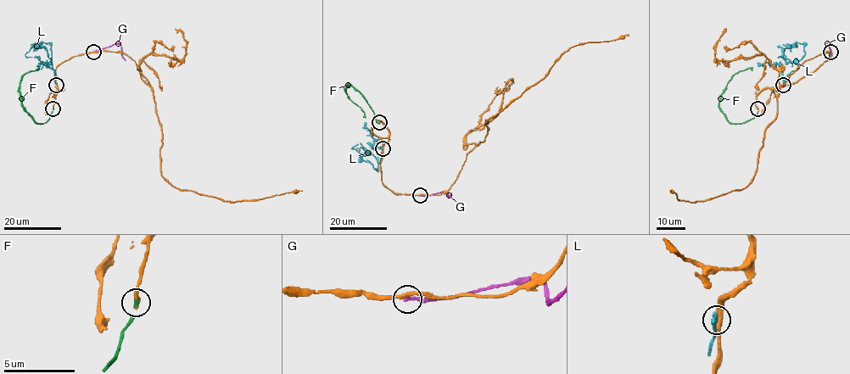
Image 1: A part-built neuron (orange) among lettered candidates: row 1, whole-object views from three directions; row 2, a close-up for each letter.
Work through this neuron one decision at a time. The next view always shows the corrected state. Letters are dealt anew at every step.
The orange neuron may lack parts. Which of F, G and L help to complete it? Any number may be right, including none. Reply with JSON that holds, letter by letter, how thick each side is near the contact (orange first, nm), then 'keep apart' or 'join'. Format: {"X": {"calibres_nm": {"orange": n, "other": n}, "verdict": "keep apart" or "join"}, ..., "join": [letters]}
{"F": {"calibres_nm": {"orange": 340, "other": 260}, "verdict": "join"}, "G": {"calibres_nm": {"orange": 320, "other": 260}, "verdict": "keep apart"}, "L": {"calibres_nm": {"orange": 340, "other": 360}, "verdict": "keep apart"}, "join": ["F"]}

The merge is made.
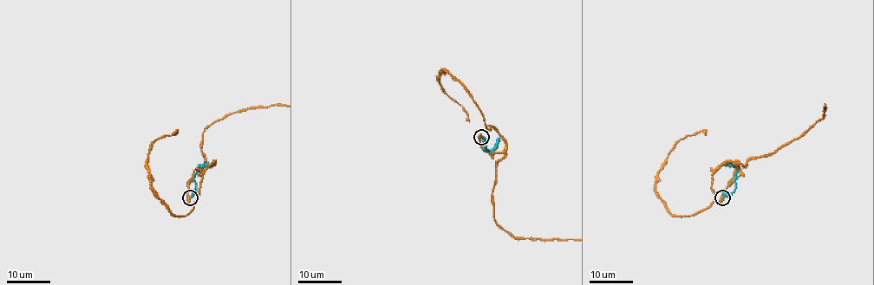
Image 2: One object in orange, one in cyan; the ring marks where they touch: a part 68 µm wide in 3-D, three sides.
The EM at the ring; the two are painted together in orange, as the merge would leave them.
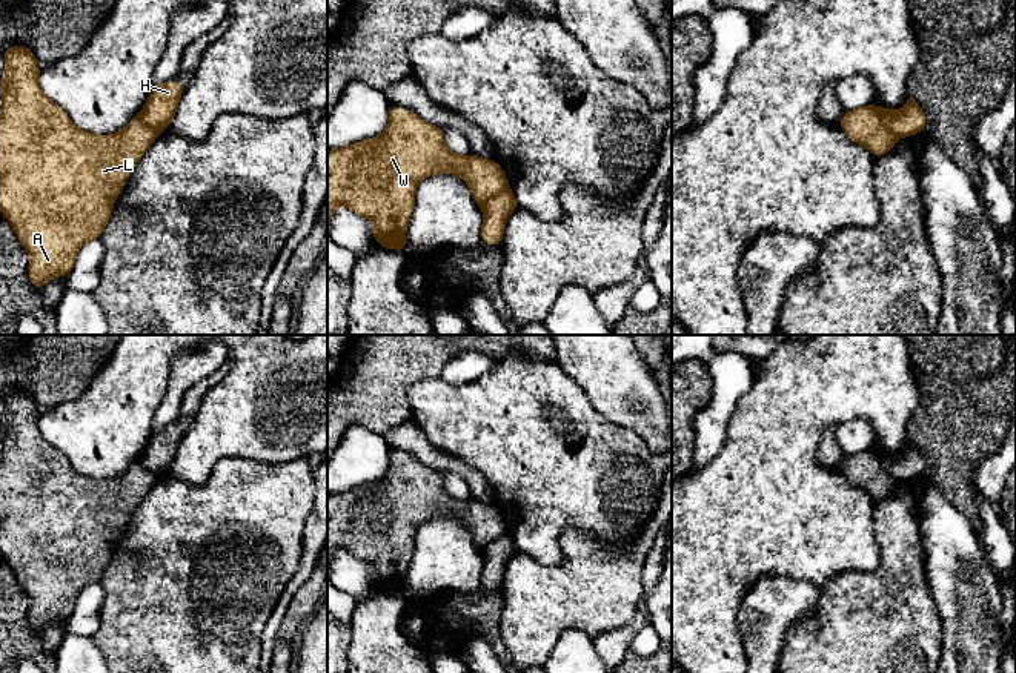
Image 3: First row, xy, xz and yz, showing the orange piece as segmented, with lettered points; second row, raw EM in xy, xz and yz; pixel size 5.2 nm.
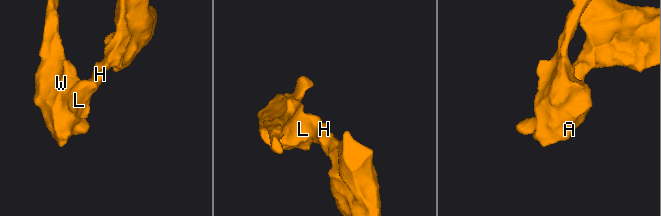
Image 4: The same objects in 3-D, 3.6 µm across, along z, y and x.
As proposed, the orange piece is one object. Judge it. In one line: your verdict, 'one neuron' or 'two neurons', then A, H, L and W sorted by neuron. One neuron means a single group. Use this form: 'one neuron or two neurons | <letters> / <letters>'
two neurons | A L W / H

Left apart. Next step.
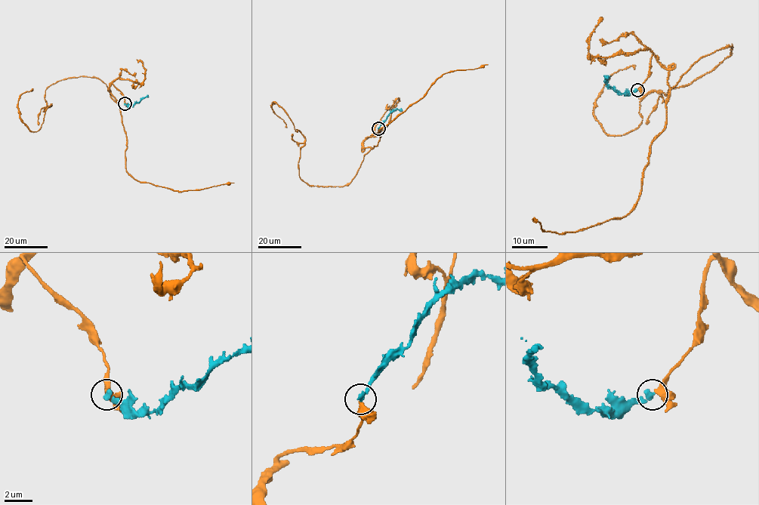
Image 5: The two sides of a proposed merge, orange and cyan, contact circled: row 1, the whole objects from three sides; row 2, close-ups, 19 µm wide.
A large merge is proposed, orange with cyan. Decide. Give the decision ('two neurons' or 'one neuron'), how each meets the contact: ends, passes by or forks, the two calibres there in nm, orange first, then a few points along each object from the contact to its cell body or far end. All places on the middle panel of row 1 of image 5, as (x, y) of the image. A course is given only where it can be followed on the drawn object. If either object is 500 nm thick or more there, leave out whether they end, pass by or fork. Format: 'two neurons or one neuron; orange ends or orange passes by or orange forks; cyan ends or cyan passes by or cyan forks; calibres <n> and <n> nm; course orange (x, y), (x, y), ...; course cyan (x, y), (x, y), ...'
two neurons; orange passes by; cyan ends; calibres 360 and 360 nm; course orange (378, 128), (363, 142), (371, 149), (354, 177), (335, 186), (300, 178), (304, 137), (273, 102), (285, 127); course cyan (378, 128), (387, 117), (400, 108)

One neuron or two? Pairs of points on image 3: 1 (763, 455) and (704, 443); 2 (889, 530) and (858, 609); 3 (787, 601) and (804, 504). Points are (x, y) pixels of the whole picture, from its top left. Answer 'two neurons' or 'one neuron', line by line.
1: two neurons
2: one neuron
3: two neurons

